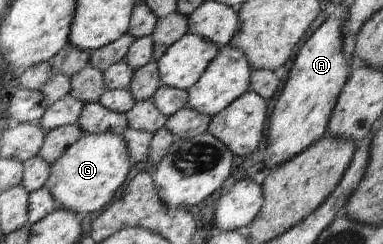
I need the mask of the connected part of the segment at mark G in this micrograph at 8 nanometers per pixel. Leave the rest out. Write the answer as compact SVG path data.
M83 133L80 140L70 145L70 148L51 164L45 186L60 209L72 211L78 216L98 212L112 202L118 188L126 182L132 165L123 137L114 133Z

